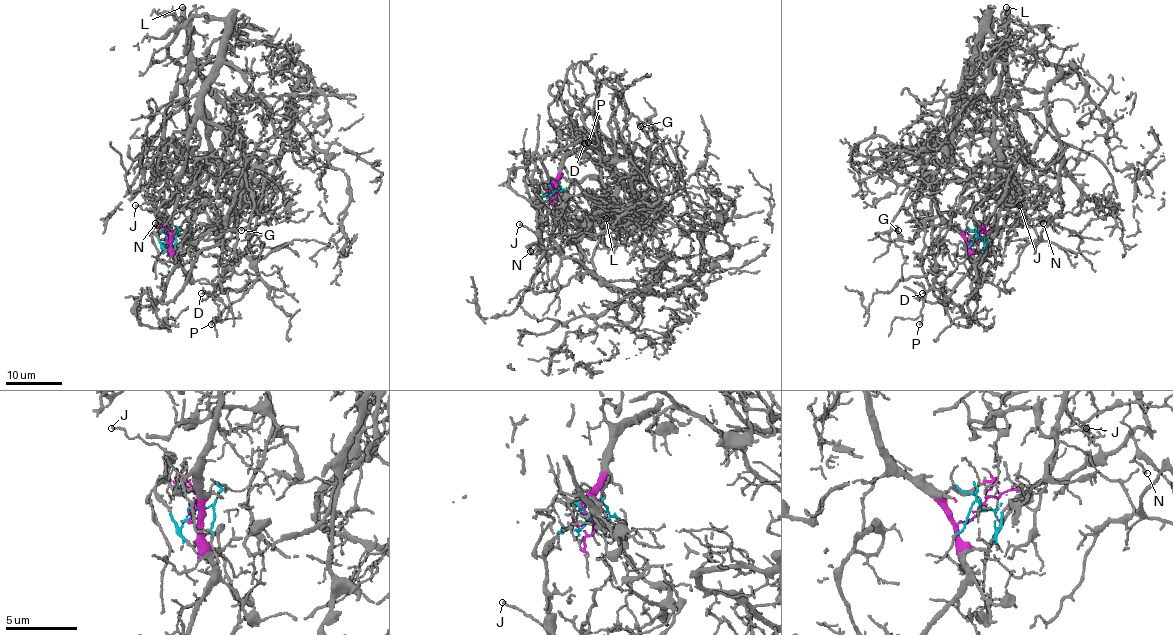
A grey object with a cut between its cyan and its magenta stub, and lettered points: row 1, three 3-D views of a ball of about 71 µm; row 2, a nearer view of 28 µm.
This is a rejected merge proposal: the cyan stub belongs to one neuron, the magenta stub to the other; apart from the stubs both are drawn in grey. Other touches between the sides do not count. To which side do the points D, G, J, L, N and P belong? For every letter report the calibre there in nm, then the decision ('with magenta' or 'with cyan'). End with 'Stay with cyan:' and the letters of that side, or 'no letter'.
D: 120 nm thick; with magenta
G: 100 nm thick; with magenta
J: 150 nm thick; with cyan
L: 550 nm thick; with cyan
N: 170 nm thick; with cyan
P: 140 nm thick; with magenta
Stay with cyan: J, L, N

